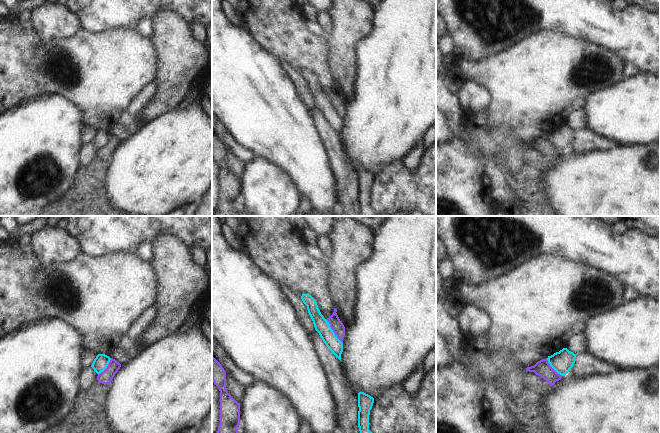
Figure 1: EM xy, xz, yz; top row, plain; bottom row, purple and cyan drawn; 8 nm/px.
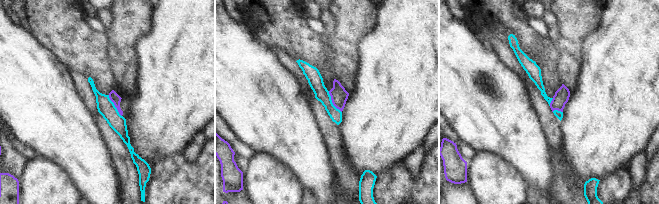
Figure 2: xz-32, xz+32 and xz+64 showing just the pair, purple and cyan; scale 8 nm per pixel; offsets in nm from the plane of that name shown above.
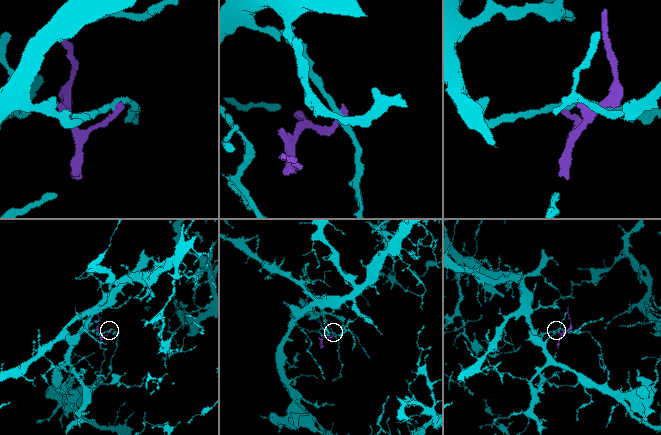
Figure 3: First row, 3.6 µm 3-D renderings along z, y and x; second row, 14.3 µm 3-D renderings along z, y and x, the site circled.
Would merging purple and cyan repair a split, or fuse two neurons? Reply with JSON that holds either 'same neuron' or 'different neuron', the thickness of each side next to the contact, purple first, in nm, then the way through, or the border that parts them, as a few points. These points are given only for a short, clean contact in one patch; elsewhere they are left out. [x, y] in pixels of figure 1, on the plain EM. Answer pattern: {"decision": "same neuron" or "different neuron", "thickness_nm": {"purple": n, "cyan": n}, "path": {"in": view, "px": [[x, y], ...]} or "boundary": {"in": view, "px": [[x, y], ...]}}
{"decision": "different neuron", "thickness_nm": {"purple": 100, "cyan": 120}, "boundary": {"in": "xz", "px": [[325, 95], [342, 119]]}}

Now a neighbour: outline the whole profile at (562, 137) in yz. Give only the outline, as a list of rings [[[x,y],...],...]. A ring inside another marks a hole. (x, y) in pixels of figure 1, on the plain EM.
[[[563,124],[559,128],[548,132],[547,136],[550,142],[560,151],[566,151],[575,139],[576,130]]]

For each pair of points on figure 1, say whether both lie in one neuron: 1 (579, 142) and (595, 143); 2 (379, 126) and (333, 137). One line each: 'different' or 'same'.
1: same
2: different

